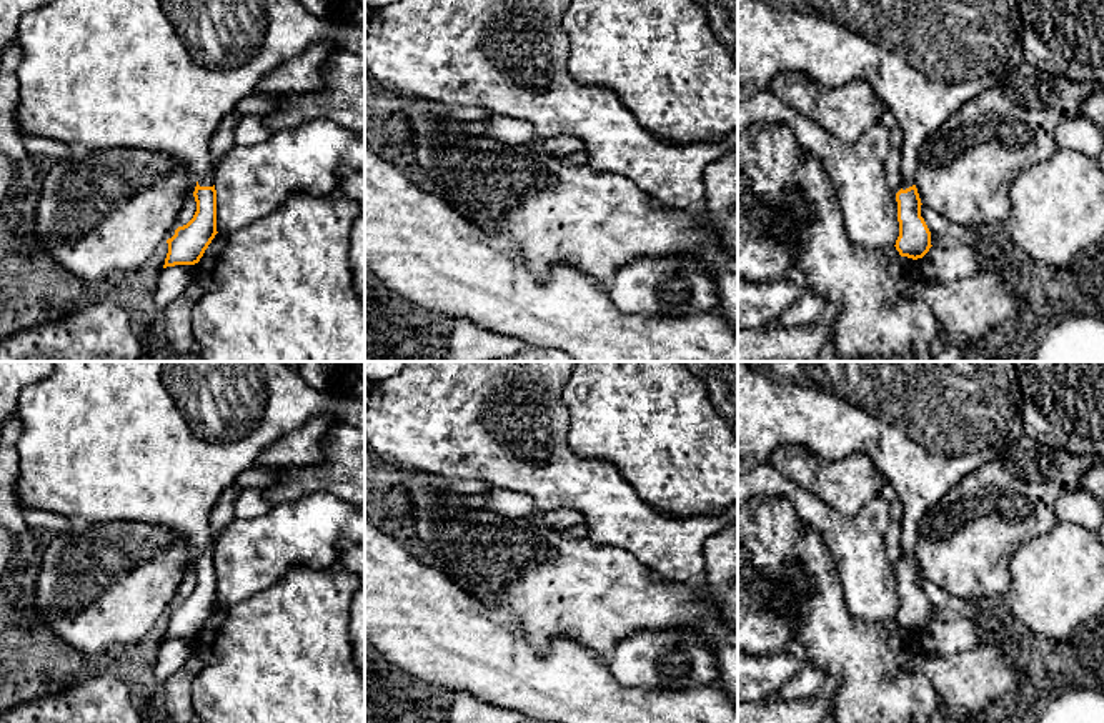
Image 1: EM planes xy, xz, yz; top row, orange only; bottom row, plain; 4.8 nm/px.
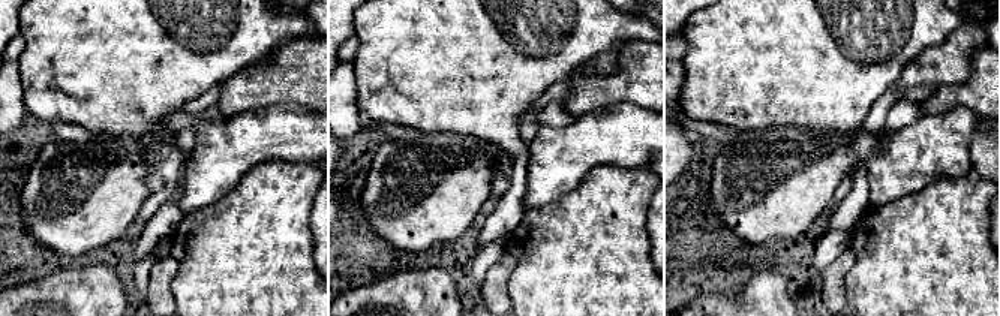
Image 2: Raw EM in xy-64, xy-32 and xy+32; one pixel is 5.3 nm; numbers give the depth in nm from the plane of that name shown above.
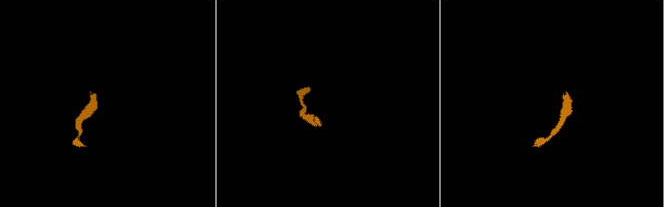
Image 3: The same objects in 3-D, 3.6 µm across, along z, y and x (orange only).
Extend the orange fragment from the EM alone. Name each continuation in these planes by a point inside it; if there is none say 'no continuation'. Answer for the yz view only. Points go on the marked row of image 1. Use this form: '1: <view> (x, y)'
1: yz (924, 59)

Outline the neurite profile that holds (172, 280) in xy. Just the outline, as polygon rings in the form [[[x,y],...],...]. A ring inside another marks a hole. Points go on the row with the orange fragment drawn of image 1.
[[[175,265],[160,270],[153,288],[153,312],[160,317],[167,305],[193,282],[193,265]]]

